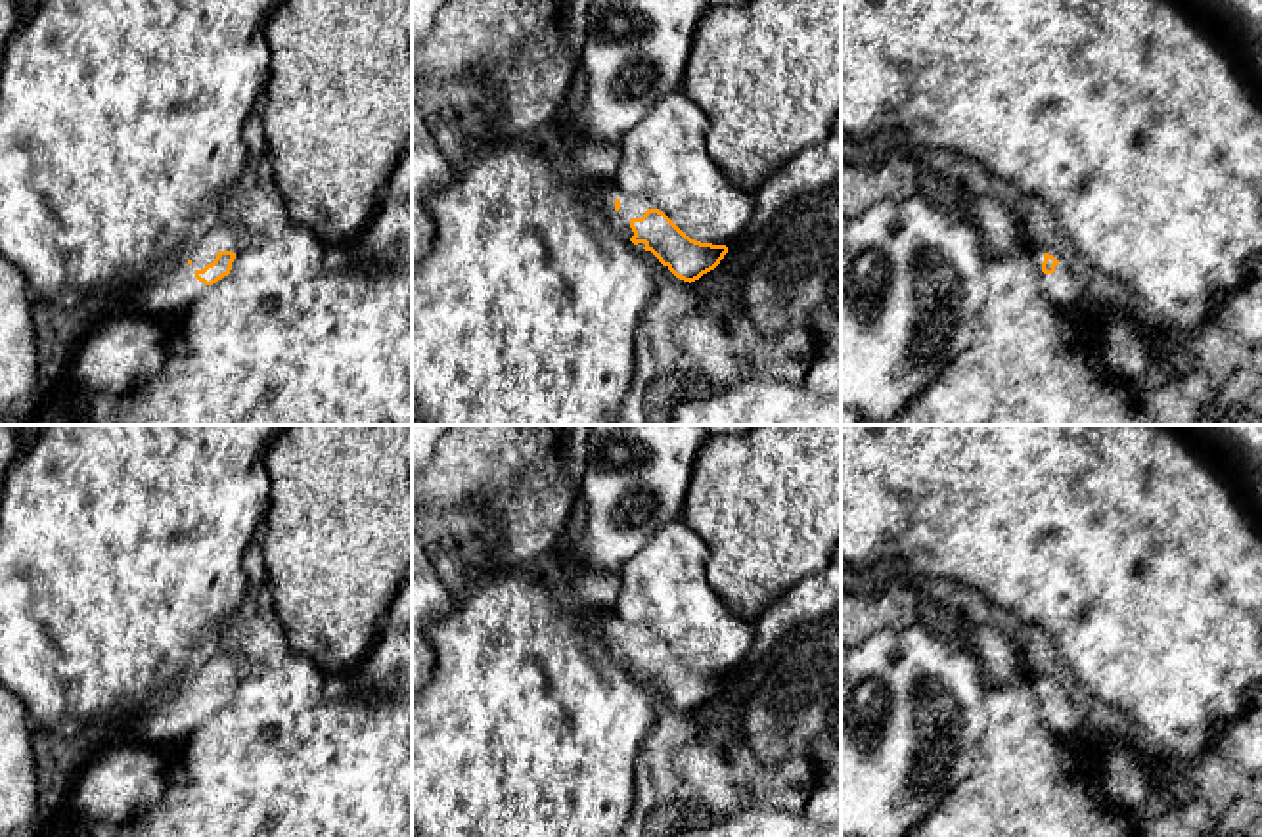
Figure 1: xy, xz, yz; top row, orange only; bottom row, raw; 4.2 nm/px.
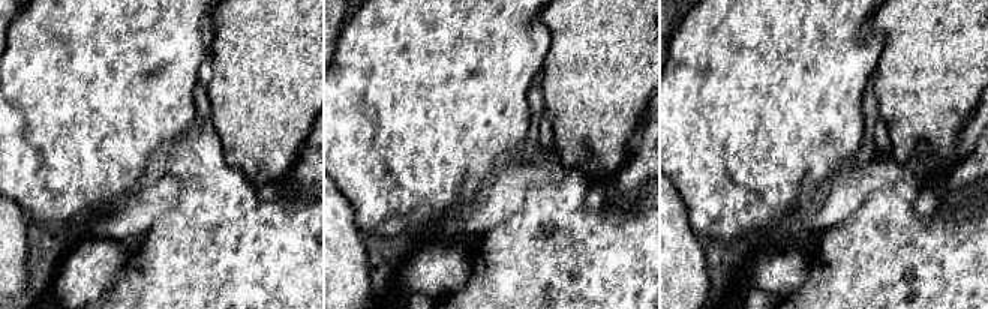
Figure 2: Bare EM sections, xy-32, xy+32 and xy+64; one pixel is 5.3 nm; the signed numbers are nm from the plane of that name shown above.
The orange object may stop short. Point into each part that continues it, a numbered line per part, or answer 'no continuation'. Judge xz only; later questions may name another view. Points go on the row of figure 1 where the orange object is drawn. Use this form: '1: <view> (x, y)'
1: xz (630, 205)

